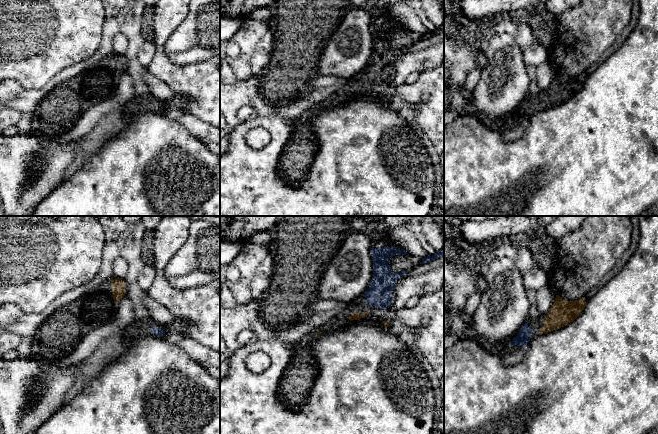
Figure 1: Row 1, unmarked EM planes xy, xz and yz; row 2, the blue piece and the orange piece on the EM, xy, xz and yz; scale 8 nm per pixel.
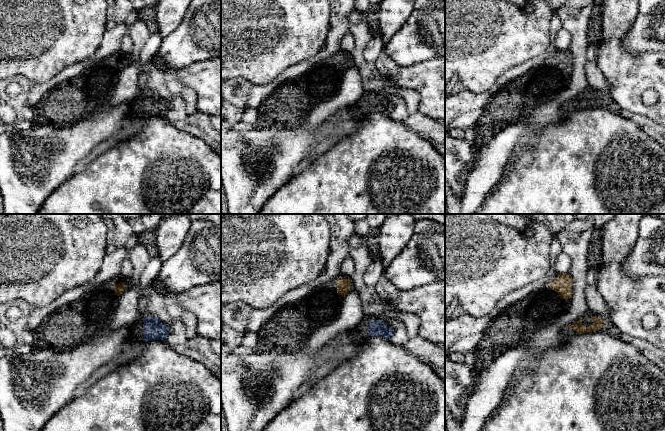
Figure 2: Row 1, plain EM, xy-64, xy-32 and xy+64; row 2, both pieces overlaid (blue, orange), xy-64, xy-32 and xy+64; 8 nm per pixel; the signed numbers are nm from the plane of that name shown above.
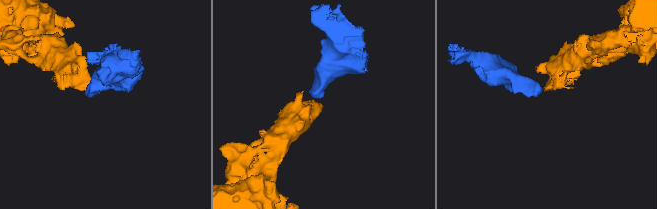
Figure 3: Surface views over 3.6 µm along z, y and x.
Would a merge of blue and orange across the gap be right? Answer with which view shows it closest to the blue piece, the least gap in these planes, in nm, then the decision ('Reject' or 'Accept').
Closest in xz. Distance 30 nm. Accept

